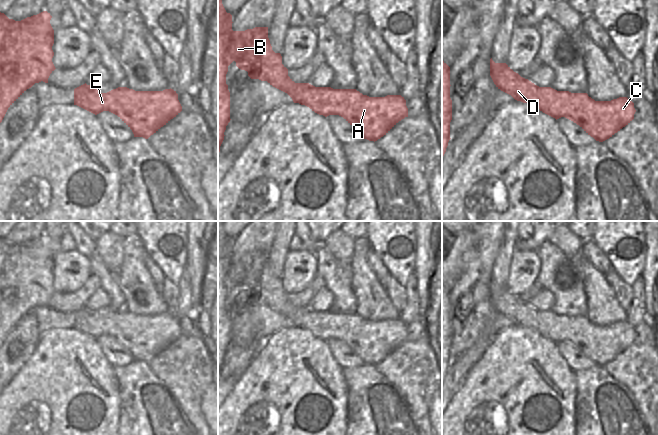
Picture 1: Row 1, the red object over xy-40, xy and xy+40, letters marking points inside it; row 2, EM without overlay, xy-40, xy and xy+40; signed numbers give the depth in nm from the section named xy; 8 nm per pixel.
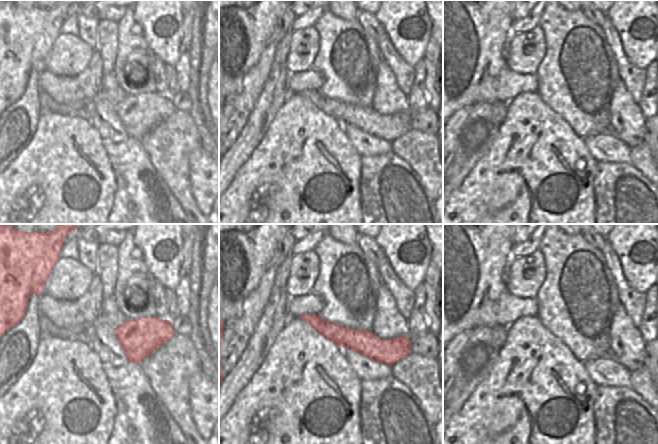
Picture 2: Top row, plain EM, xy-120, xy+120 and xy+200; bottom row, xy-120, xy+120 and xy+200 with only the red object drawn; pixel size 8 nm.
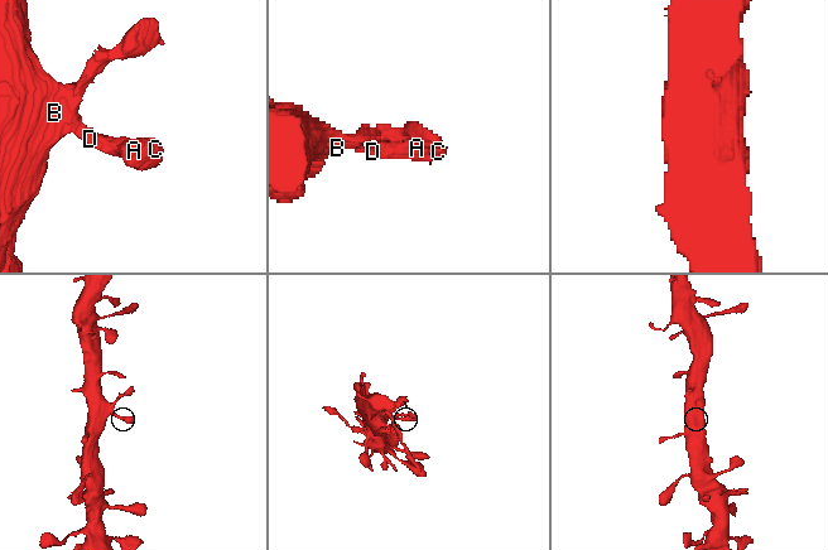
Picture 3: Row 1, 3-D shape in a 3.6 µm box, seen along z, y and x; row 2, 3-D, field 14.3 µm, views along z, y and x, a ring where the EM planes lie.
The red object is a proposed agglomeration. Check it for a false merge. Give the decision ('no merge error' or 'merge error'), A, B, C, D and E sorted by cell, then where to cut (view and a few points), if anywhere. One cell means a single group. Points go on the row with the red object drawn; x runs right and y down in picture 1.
no merge error; A B C D E; no cut

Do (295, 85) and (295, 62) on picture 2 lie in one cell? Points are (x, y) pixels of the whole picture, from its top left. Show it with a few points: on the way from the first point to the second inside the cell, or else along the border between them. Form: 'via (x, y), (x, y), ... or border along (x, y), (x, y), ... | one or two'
border along (312, 67), (305, 71), (289, 74) | two

